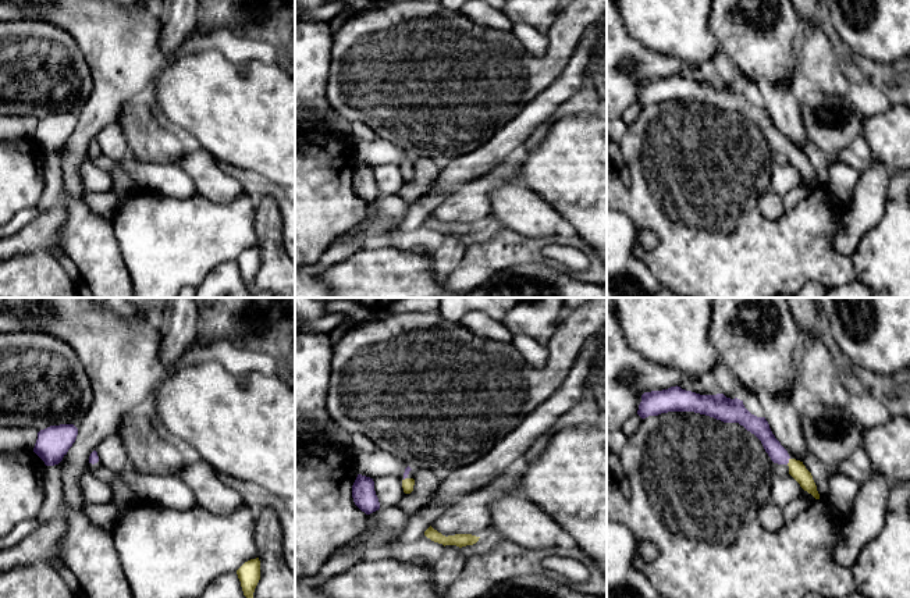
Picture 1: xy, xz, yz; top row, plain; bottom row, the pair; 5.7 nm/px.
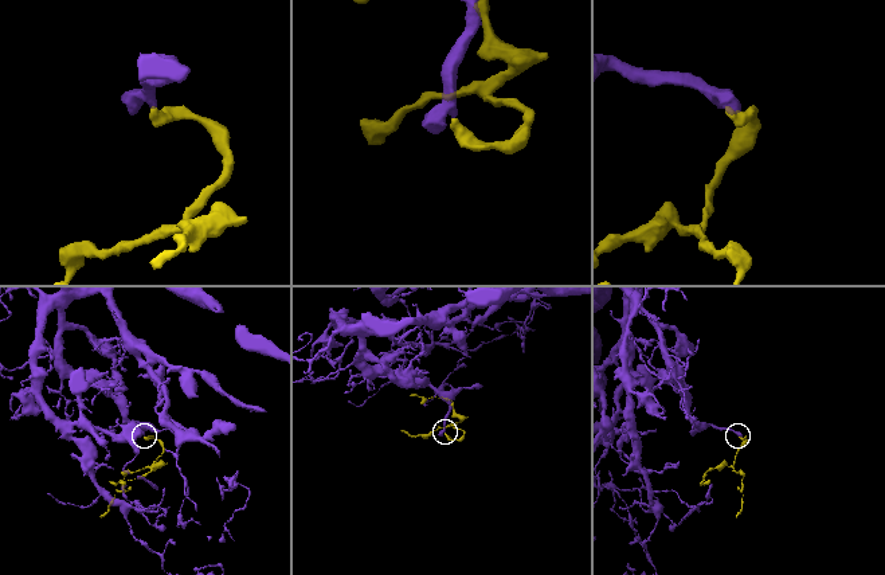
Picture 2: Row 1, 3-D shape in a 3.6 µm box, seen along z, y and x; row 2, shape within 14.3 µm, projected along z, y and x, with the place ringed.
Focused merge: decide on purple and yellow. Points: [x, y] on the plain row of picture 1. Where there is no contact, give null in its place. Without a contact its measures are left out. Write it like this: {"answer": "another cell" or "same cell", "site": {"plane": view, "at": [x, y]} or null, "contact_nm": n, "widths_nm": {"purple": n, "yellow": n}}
{"answer": "same cell", "site": {"plane": "yz", "at": [788, 149]}, "contact_nm": 40, "widths_nm": {"purple": 110, "yellow": 100}}

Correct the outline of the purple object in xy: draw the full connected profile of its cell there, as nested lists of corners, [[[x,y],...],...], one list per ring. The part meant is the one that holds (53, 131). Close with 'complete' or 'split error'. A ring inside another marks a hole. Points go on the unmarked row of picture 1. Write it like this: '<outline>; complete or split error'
[[[74,113],[50,114],[38,121],[33,140],[46,154],[58,153],[72,135],[78,124]]]; complete

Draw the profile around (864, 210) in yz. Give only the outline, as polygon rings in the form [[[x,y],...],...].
[[[871,156],[871,164],[859,172],[852,200],[840,207],[842,223],[832,241],[833,250],[853,256],[861,238],[878,224],[886,202],[891,171]]]

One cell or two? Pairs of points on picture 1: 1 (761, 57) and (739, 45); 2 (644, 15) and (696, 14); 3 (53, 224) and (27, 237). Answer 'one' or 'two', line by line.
1: one
2: one
3: one

